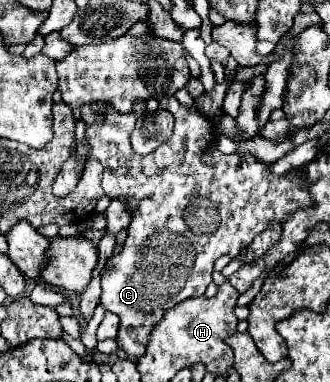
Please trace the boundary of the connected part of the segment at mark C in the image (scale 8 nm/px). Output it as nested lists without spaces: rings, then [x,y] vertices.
[[[162,97],[160,107],[170,111],[176,119],[174,133],[164,145],[160,145],[146,157],[136,155],[130,145],[130,131],[134,129],[138,114],[146,112],[146,101],[135,103],[130,113],[118,113],[116,109],[110,109],[110,105],[104,107],[108,107],[104,125],[86,131],[90,143],[90,155],[96,157],[104,167],[104,179],[102,179],[104,193],[110,199],[124,201],[126,207],[130,209],[132,221],[128,227],[124,249],[118,255],[112,255],[106,267],[102,269],[102,303],[108,311],[120,317],[120,333],[118,333],[120,347],[128,355],[140,357],[150,341],[152,331],[136,331],[136,329],[140,327],[152,329],[154,325],[158,325],[158,321],[170,307],[178,305],[188,297],[204,295],[206,287],[212,283],[214,261],[220,255],[236,257],[246,243],[252,243],[252,239],[258,233],[270,227],[270,223],[266,221],[286,223],[294,211],[310,205],[310,195],[306,187],[294,185],[290,179],[286,179],[286,175],[282,177],[270,175],[268,167],[262,161],[258,161],[252,153],[224,155],[216,147],[216,137],[212,134],[212,121],[206,115],[202,115],[196,105],[186,107],[180,105],[176,97]]]

